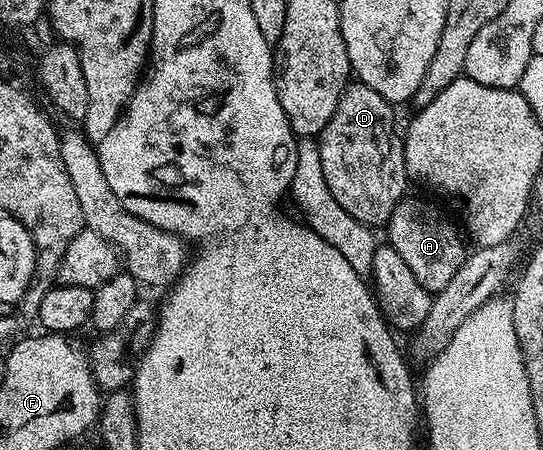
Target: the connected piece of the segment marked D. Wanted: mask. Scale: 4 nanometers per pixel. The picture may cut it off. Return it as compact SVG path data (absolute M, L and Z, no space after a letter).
M361 83L347 84L336 103L336 109L332 111L332 117L317 138L320 164L324 166L324 183L328 183L332 199L336 199L336 203L340 203L340 207L344 207L352 219L371 227L385 226L392 211L408 193L406 146L403 134L394 130L394 113L390 109L393 109L391 102L372 91L372 87Z

